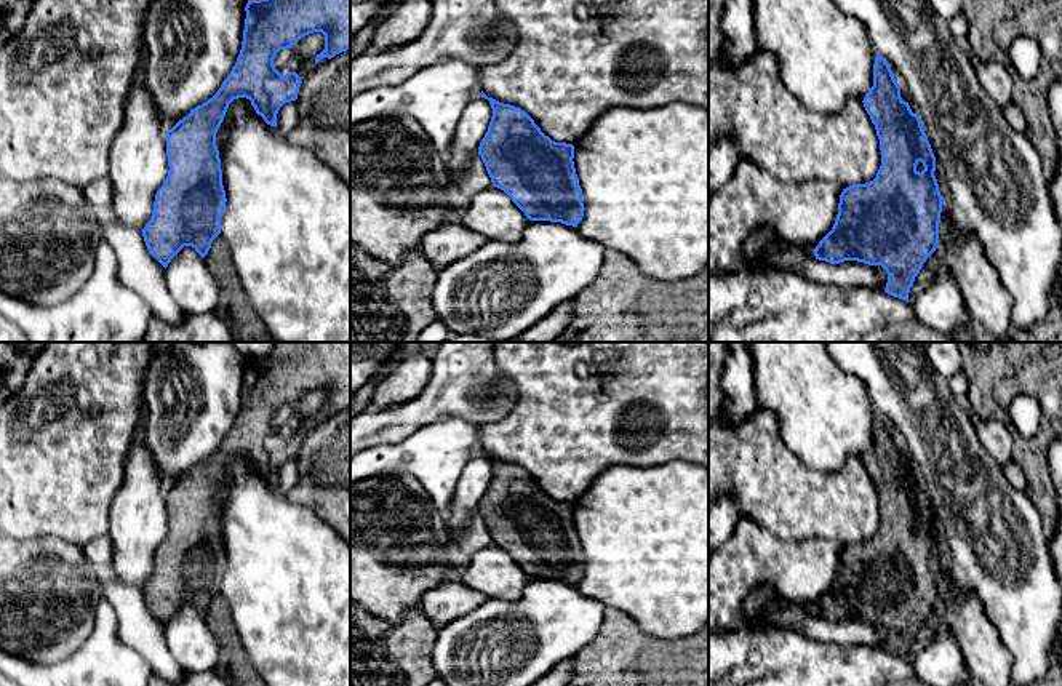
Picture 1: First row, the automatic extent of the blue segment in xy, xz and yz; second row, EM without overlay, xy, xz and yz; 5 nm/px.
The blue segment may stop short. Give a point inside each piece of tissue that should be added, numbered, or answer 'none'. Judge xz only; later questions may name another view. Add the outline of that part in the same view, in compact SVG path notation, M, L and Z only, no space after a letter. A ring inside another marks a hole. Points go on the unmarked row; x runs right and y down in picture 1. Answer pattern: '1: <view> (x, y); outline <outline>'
none

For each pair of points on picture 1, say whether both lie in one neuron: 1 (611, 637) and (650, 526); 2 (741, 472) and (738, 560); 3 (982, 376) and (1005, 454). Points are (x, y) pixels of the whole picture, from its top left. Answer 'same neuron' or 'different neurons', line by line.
1: different neurons
2: different neurons
3: different neurons

